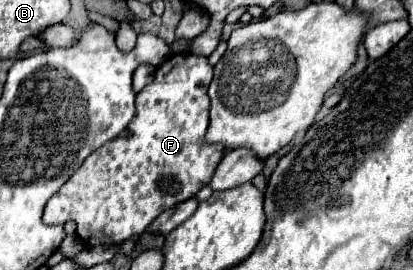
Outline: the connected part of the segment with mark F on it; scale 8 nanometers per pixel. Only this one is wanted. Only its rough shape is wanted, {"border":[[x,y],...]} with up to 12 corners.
{"border":[[170,55],[136,115],[48,201],[122,243],[206,187],[206,57]]}

